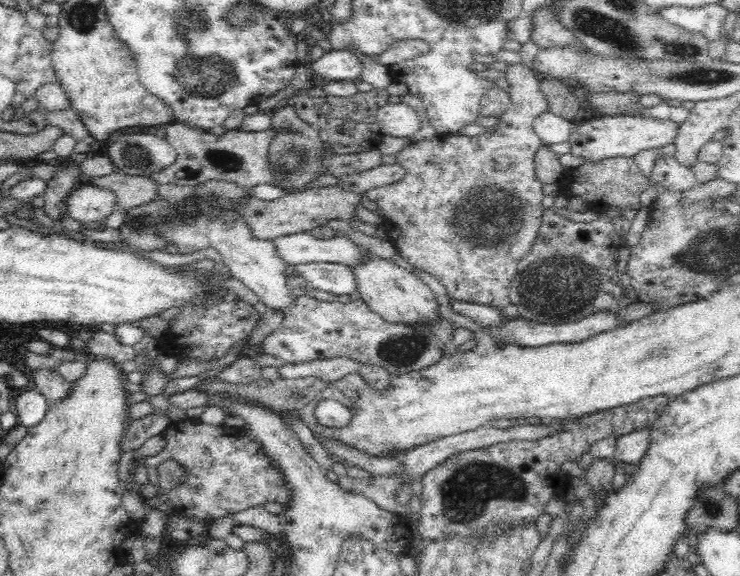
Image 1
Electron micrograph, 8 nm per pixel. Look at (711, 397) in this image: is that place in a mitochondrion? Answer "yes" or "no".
no

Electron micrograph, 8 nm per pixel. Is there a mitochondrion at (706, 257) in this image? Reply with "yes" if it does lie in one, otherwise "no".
yes

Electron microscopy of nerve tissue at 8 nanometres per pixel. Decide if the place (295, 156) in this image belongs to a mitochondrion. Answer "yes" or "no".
yes

